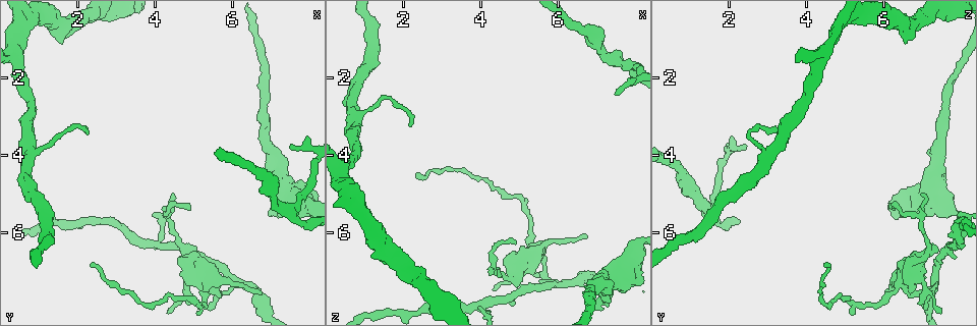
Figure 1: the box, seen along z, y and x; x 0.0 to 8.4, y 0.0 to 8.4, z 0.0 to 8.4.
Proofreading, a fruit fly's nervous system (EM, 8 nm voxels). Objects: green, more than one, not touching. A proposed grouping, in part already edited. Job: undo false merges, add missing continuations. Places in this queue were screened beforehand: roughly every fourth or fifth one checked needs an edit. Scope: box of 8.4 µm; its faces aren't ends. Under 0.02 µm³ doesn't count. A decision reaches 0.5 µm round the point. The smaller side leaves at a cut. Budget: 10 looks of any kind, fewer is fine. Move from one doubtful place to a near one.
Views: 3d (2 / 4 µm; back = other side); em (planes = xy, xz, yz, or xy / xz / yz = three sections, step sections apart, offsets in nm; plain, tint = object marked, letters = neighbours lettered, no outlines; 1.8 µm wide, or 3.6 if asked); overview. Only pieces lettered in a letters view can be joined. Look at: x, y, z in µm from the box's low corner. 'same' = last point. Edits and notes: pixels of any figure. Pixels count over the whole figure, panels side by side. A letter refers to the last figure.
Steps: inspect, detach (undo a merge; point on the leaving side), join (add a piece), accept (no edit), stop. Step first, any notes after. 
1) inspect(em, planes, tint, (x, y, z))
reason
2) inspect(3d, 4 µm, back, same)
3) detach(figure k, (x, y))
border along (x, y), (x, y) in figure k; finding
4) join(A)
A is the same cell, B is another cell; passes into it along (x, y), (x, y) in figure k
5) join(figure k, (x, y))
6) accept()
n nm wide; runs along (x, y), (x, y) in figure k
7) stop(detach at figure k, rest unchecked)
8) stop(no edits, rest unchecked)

inspect(em, yz, step 16, tint, (4.35, 5.60, 6.95))
thin neck

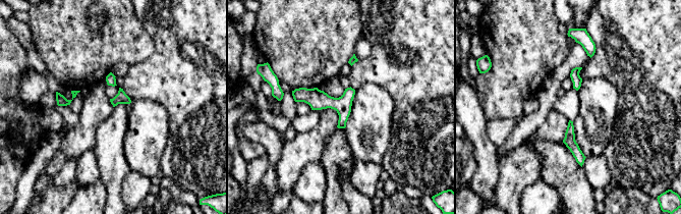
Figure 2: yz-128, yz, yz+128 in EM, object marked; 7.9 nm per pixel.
inspect(em, planes, letters, same)

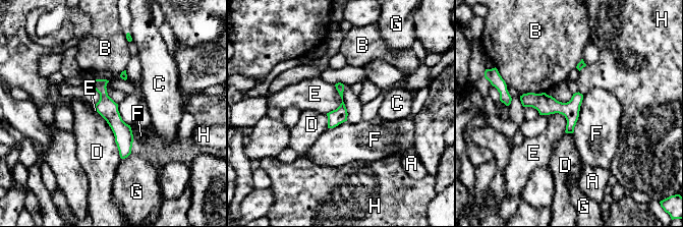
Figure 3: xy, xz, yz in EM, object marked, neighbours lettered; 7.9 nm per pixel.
accept()
120 nm wide; A, B, C, D, E, F, G and H are other cells; runs along (96, 81), (123, 133), (124, 155) in figure 3; all the same neuron

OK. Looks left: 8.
inspect(3d, 4 µm, (5.35, 7.30, 6.35))
small branch off a trunk

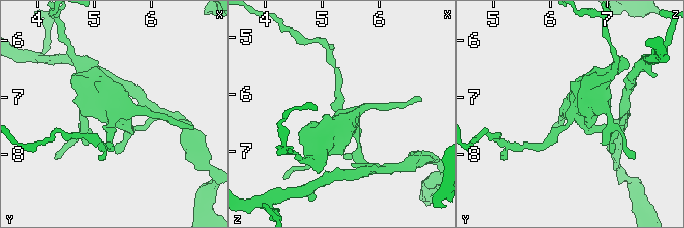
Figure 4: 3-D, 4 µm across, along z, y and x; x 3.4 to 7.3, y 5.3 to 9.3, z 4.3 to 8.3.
inspect(em, 3.6 µm, planes, letters, (5.35, 7.30, 6.40))
need the tissue

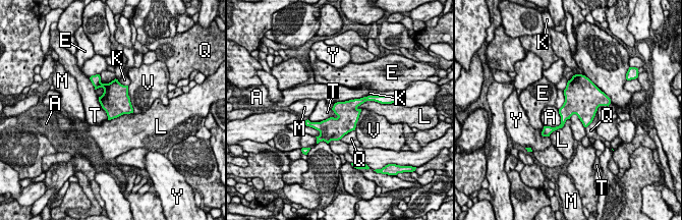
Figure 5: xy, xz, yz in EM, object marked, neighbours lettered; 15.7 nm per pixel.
accept()
A, E, K, L, M, Q, T, V and Y are other cells; one neuron here

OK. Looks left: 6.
inspect(em, xy, step 16, letters, (7.50, 3.75, 2.40))
an open end

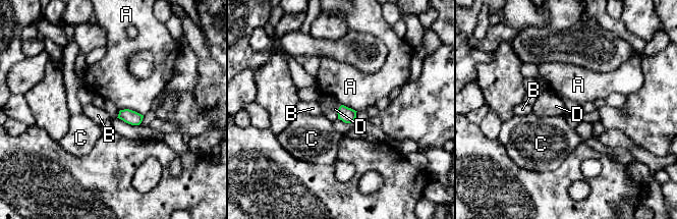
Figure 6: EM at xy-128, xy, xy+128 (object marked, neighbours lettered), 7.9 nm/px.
inspect(em, planes, letters, same)

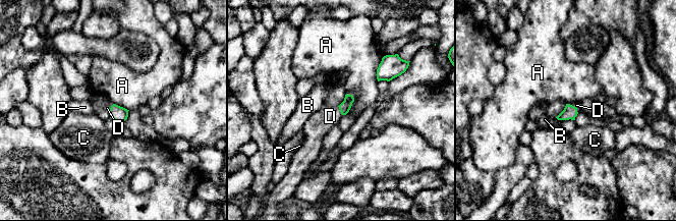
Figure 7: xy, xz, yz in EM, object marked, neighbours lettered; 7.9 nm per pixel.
join(D)
90 nm wide; D is the same cell, A, B and C are other cells; passes into it along (345, 106), (340, 111), (322, 121) in figure 7; it goes on there

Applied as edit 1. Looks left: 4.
inspect(3d, 4 µm, (7.55, 5.35, 1.60))
thin neck

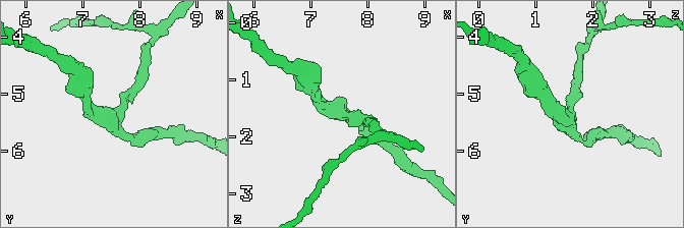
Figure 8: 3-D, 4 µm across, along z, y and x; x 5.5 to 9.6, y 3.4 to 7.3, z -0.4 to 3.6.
inspect(em, planes, letters, (7.50, 5.40, 1.60))
3 arms; shape alone is not enough

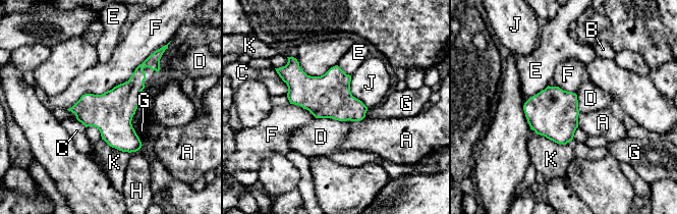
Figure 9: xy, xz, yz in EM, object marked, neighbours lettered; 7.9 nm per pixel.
accept()
320 nm wide; A, B, C, D, E, F, G, H, J and K are other cells; border along (154, 52), (126, 81), (66, 109) in figure 9; continuous, no second neuron

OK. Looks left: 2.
stop(join at figure 7, rest unchecked)

